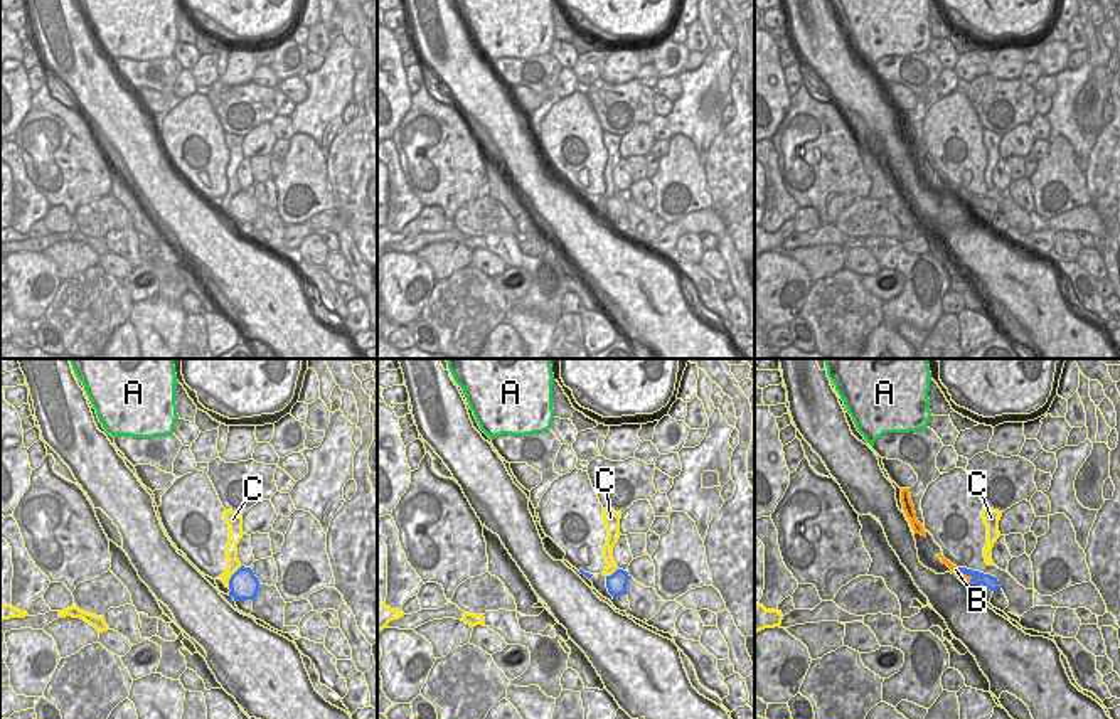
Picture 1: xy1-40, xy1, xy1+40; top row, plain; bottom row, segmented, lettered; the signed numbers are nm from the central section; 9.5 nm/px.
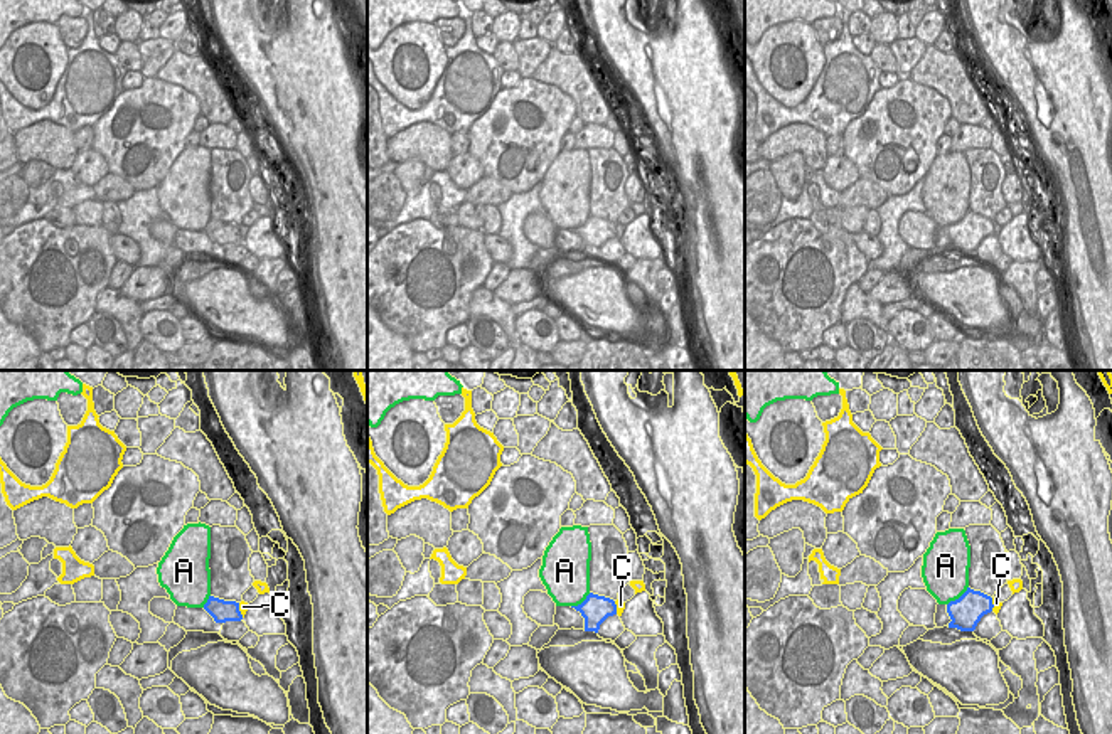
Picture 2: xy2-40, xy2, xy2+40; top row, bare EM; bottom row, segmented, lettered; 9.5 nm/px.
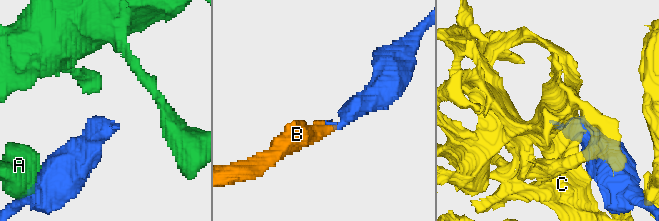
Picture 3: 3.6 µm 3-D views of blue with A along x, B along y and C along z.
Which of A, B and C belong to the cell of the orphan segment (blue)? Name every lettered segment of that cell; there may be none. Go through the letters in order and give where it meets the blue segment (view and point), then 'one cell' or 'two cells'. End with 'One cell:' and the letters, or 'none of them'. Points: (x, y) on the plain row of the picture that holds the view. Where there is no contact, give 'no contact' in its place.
A: contact xy2+40 (959, 221); two cells
B: contact xy1+40 (967, 197); one cell
C: contact xy1-40 (231, 199); two cells
One cell: B

